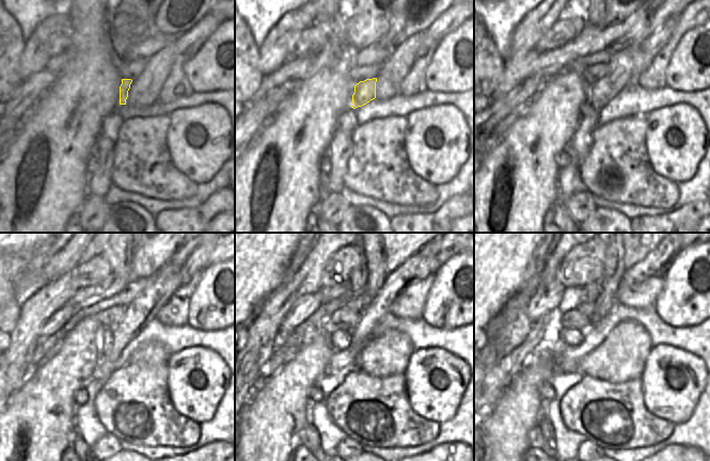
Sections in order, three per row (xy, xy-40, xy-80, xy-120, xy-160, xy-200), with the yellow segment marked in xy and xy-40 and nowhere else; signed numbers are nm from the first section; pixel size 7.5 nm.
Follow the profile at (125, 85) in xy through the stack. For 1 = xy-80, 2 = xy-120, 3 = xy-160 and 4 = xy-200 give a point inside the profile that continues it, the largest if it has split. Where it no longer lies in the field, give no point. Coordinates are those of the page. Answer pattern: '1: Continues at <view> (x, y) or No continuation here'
1: Continues at xy-80 (622, 64)
2: Continues at xy-120 (144, 307)
3: Continues at xy-160 (416, 267)
4: Continues at xy-200 (655, 265)

